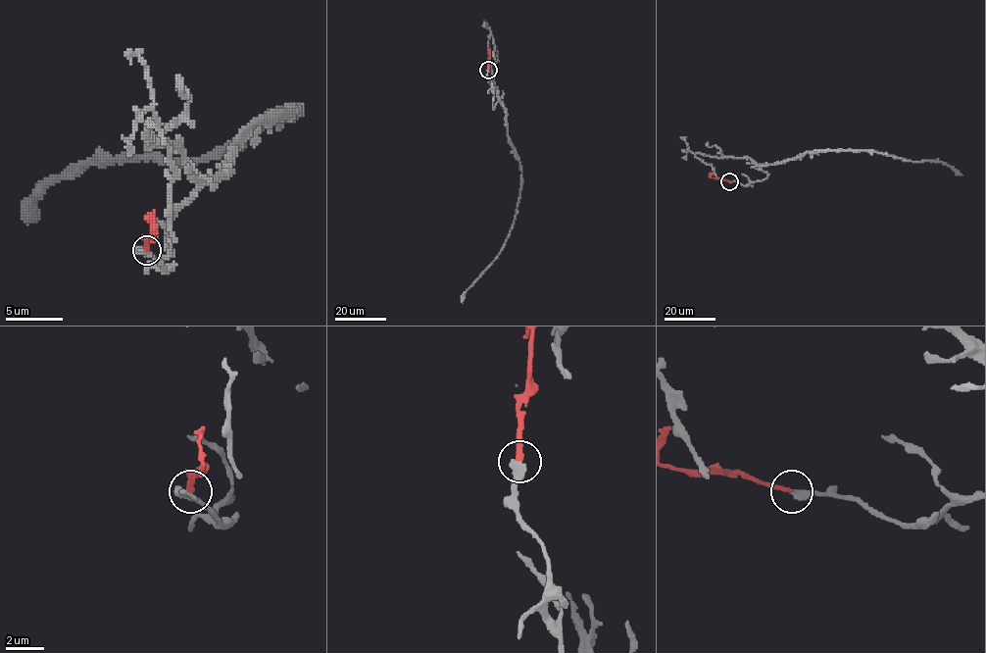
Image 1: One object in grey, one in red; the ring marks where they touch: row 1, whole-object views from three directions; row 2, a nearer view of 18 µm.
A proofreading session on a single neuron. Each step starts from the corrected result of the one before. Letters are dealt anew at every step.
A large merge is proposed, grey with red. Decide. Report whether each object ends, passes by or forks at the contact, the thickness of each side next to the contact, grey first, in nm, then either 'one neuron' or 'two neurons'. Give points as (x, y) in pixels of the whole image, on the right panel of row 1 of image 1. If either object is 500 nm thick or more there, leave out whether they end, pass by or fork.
grey ends | red ends | 360/240 nm | two neurons

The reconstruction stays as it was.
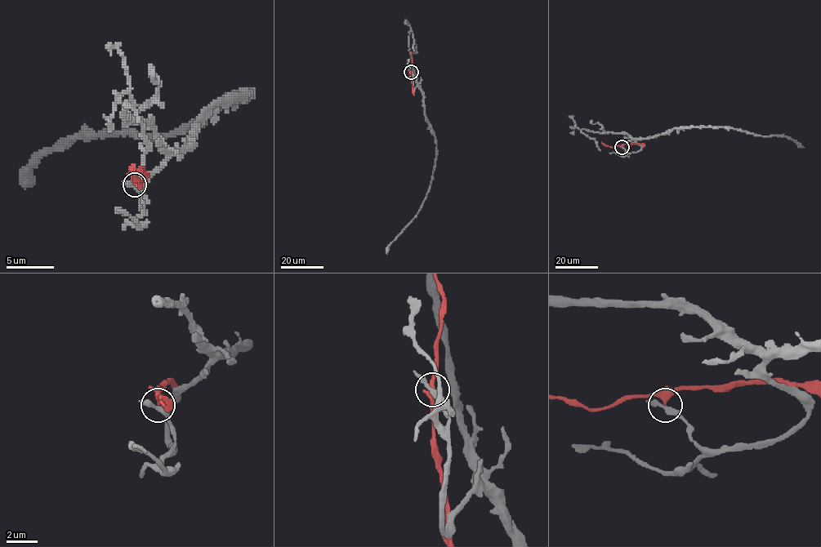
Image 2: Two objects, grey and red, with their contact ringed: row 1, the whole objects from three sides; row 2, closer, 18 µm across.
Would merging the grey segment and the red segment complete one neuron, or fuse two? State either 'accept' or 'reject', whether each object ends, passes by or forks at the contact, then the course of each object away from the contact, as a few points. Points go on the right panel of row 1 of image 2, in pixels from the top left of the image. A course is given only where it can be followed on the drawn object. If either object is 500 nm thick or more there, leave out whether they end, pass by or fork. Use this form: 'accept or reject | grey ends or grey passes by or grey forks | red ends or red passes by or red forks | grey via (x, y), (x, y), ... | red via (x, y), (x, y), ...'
reject | grey passes by | red forks | grey via (622, 147), (636, 153), (641, 147), (637, 140), (674, 128), (729, 126), (758, 135), (786, 135), (804, 148) | red via (622, 146), (636, 144), (645, 146)

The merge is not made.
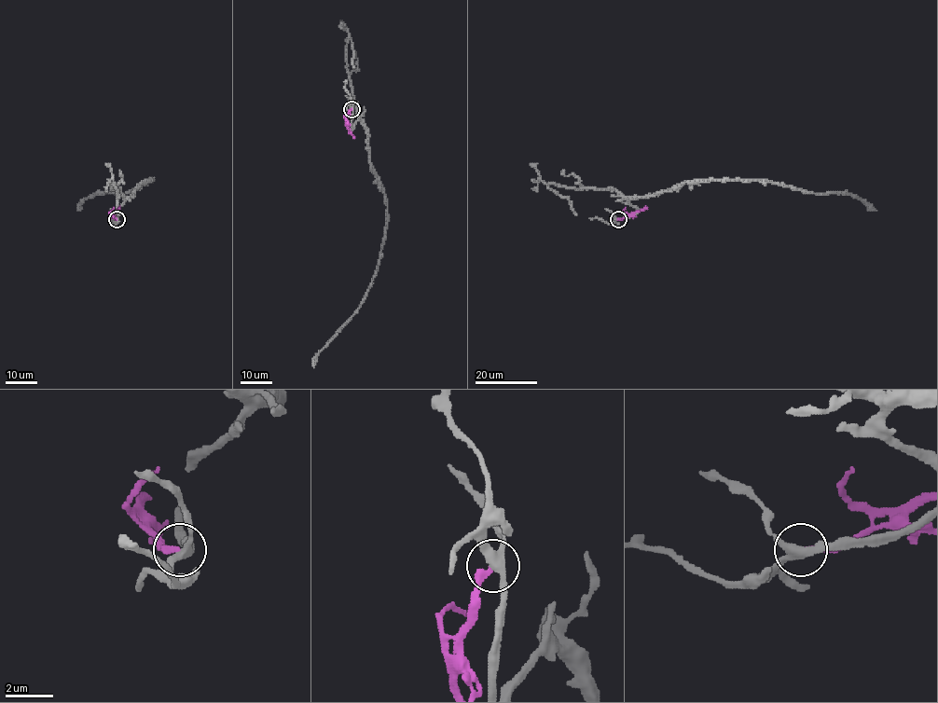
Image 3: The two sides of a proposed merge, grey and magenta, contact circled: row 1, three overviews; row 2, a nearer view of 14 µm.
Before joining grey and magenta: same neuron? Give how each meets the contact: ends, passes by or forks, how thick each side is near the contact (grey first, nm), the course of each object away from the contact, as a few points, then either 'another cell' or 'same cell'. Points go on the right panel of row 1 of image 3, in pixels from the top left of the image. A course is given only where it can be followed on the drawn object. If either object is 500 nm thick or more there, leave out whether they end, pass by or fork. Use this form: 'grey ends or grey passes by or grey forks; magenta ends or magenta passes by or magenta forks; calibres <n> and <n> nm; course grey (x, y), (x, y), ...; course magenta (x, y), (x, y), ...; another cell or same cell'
grey forks; magenta ends; calibres 320 and 280 nm; course grey (617, 218), (637, 212), (632, 199), (713, 180), (850, 193), (876, 211); course magenta (617, 218), (647, 208); another cell

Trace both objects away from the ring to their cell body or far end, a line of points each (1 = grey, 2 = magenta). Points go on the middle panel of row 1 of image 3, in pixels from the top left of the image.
1: (351, 108), (351, 128), (363, 123), (370, 169), (387, 204), (385, 239), (365, 300), (313, 367)
2: (351, 108), (346, 125), (355, 138)

